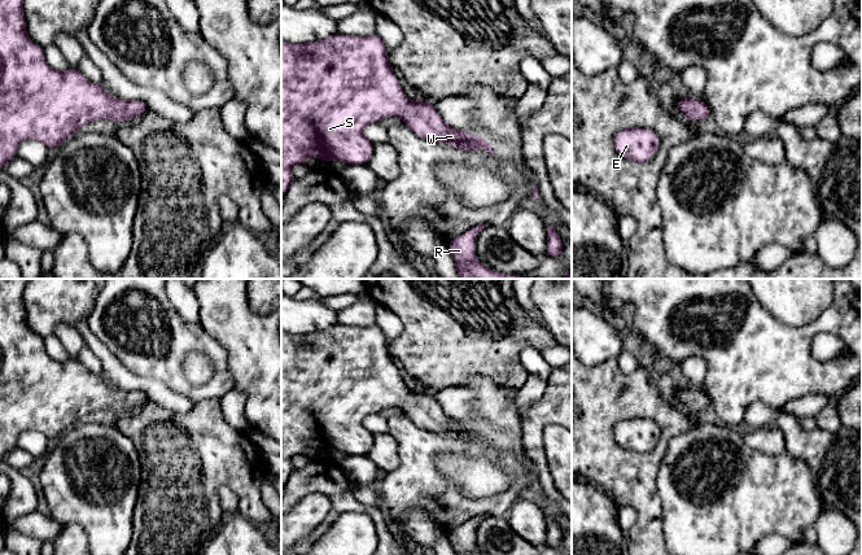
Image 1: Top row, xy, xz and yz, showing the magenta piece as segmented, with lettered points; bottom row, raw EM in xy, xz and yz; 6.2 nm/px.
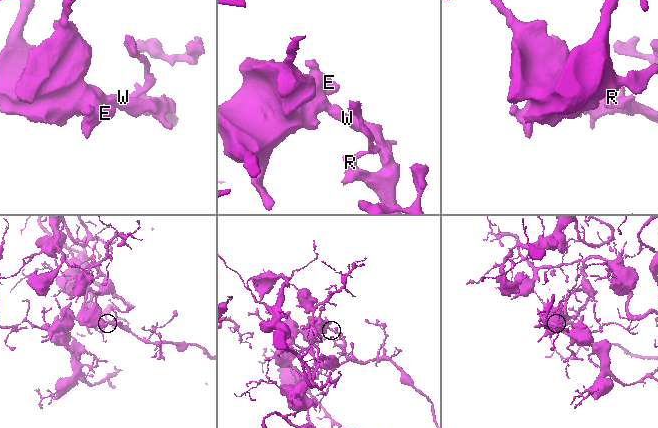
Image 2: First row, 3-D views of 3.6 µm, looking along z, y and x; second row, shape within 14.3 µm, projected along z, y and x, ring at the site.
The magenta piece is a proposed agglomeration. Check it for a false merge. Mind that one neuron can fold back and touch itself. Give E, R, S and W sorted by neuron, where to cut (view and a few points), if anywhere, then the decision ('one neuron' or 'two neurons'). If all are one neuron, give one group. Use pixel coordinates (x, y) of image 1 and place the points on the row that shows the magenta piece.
E R S W; no cut; one neuron

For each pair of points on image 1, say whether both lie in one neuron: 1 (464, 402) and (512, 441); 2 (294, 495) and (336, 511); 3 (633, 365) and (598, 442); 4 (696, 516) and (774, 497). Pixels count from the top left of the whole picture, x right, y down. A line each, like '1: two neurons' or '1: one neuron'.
1: two neurons
2: one neuron
3: two neurons
4: one neuron

